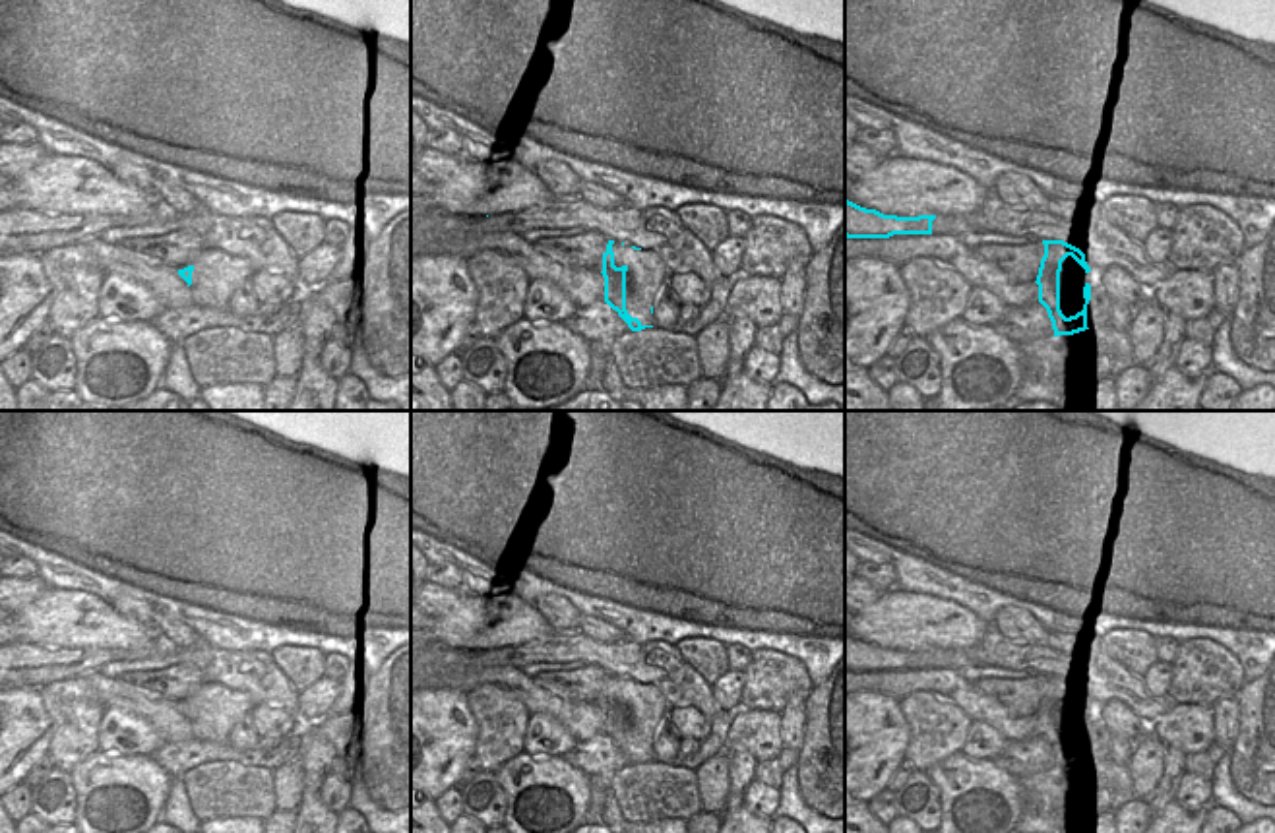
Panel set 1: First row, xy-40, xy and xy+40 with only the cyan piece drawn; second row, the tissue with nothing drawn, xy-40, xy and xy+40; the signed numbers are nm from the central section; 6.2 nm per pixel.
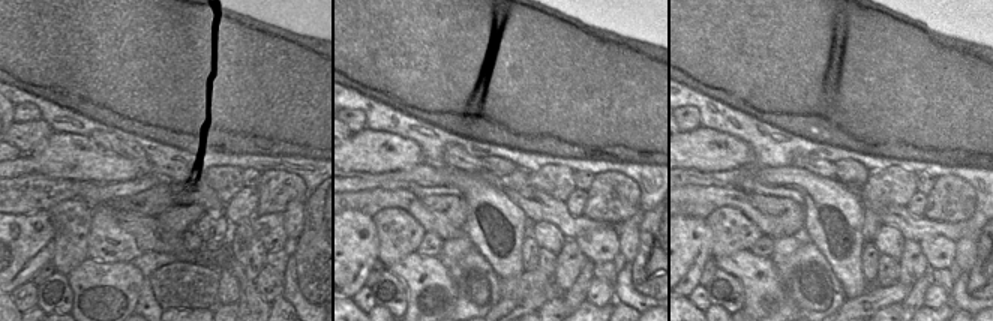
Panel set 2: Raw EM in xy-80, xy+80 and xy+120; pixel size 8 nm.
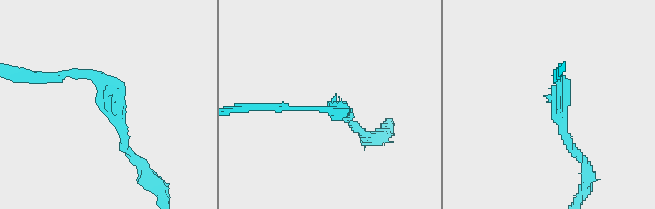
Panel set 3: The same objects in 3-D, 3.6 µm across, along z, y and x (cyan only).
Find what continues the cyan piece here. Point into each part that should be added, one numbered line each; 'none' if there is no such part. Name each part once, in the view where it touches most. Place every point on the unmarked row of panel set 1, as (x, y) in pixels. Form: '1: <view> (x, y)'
none

